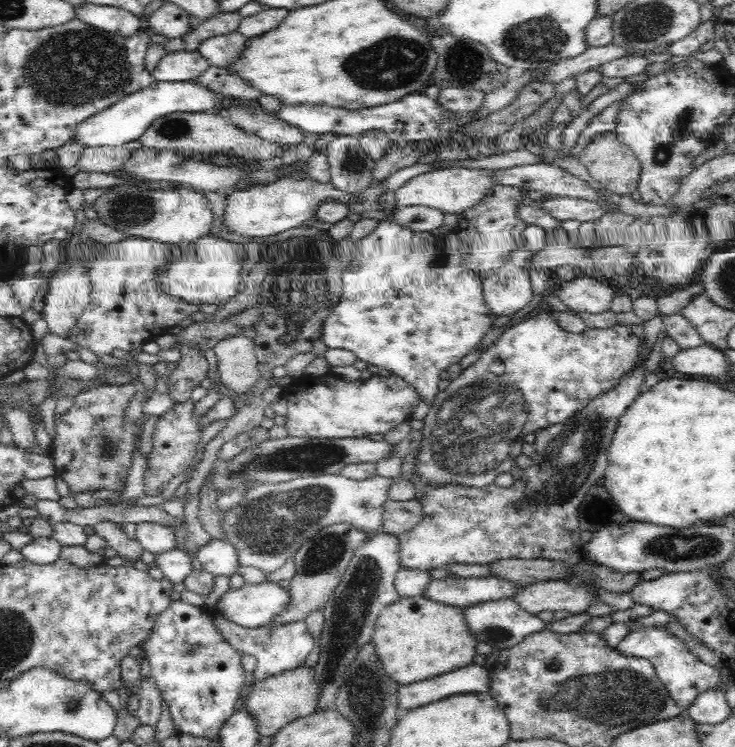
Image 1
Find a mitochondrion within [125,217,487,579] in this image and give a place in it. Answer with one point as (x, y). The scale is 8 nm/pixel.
(269, 526)

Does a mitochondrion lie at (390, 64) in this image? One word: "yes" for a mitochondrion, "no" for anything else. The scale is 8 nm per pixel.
yes

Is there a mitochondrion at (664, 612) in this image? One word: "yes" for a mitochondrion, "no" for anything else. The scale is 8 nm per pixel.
no

